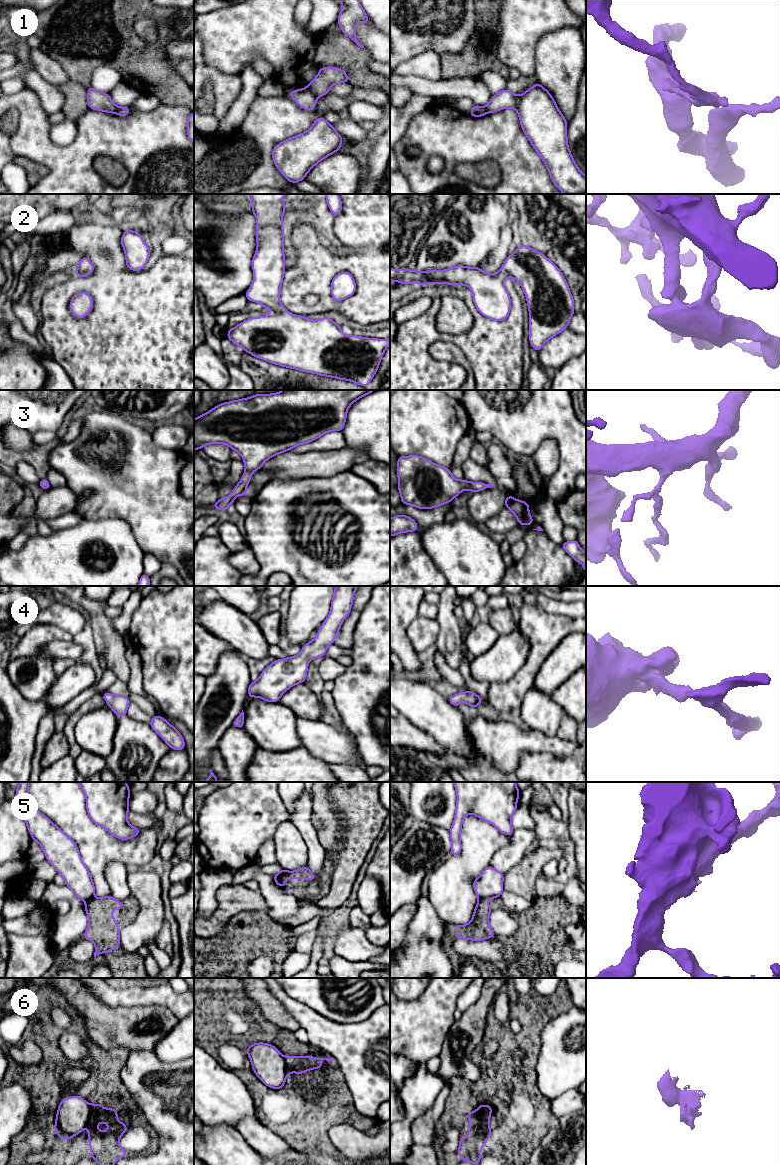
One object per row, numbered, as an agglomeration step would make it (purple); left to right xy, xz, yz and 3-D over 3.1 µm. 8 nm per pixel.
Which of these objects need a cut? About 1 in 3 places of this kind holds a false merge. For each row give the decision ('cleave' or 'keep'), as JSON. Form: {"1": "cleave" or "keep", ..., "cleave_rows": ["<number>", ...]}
{"1": "cleave", "2": "keep", "3": "cleave", "4": "keep", "5": "cleave", "6": "cleave", "cleave_rows": ["1", "3", "5", "6"]}

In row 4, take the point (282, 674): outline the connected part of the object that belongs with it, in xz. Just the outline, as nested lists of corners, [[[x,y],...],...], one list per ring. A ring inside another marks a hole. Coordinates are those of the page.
[[[335,586],[334,595],[331,601],[330,613],[317,631],[317,636],[312,641],[304,644],[301,653],[286,659],[276,659],[267,666],[255,682],[248,687],[248,697],[259,697],[267,702],[279,702],[282,694],[294,685],[305,682],[309,661],[326,655],[327,647],[334,644],[339,633],[340,626],[349,615],[354,600],[355,590],[359,586]]]

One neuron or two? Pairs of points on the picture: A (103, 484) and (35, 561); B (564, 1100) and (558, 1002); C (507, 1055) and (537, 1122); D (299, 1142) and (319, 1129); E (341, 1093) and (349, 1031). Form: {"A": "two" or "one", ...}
{"A": "two", "B": "two", "C": "one", "D": "one", "E": "two"}

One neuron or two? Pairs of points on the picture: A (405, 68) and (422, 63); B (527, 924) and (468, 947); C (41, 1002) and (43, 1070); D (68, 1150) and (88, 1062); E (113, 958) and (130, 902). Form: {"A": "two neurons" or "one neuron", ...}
{"A": "one neuron", "B": "one neuron", "C": "one neuron", "D": "one neuron", "E": "one neuron"}

